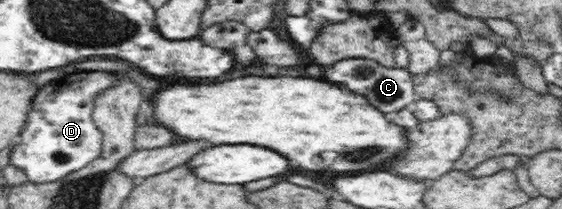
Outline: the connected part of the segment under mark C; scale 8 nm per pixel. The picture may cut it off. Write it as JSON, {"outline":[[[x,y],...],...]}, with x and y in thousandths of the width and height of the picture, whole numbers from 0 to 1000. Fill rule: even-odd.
{"outline":[[[662,278],[601,287],[591,321],[577,330],[577,368],[580,368],[580,388],[616,407],[630,445],[655,464],[655,483],[662,483],[662,502],[669,502],[669,522],[676,522],[680,541],[687,545],[722,522],[726,502],[742,478],[735,368],[722,325],[681,316]]]}

